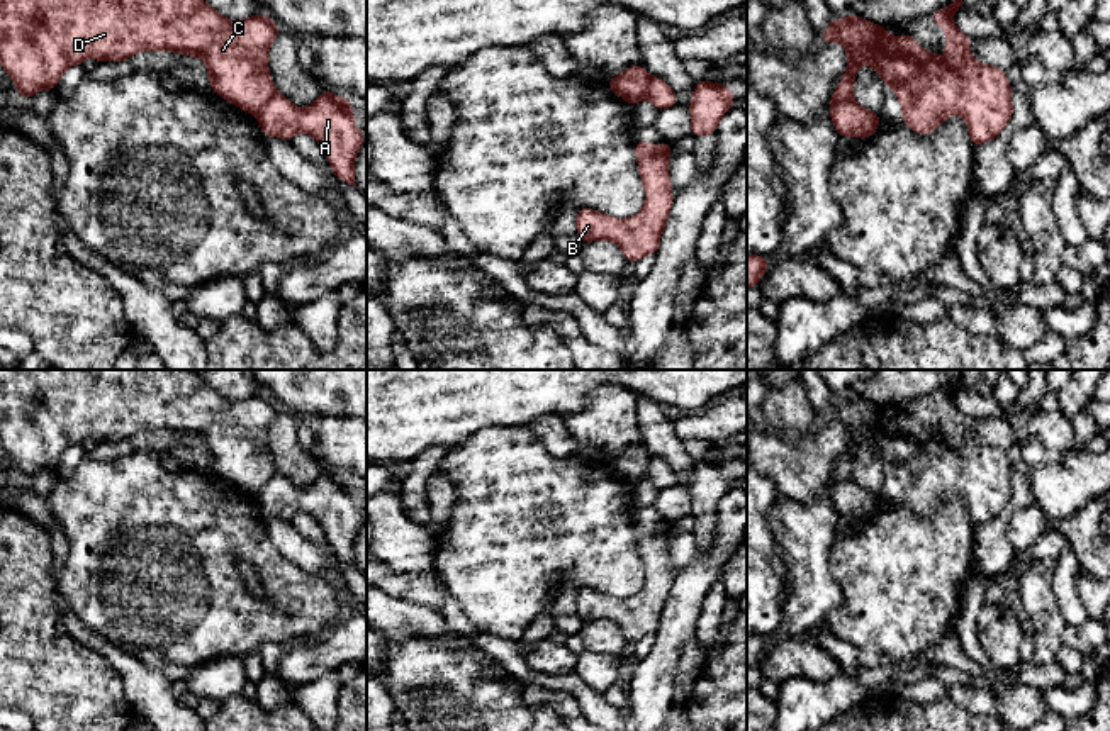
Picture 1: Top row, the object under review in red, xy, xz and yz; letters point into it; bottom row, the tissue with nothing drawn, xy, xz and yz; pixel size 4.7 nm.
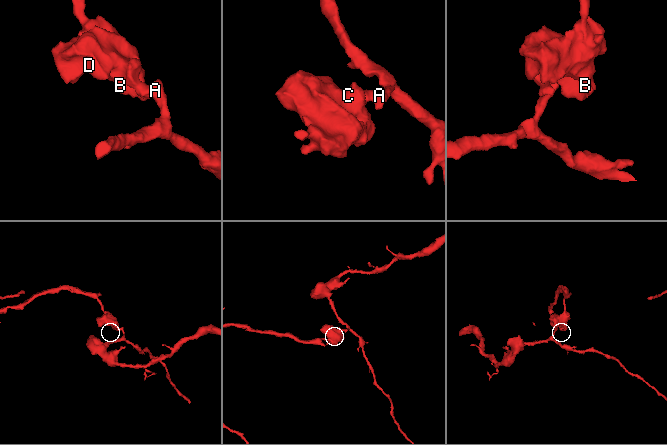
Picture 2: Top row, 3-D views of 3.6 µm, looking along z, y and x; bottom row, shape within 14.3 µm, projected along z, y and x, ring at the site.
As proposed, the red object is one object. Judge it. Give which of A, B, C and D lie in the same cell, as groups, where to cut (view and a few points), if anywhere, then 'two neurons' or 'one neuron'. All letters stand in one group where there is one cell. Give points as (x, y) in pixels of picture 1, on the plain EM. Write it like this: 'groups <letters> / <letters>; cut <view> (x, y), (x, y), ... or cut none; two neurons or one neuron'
groups A / B C D; cut xy (277, 472), (255, 494); two neurons

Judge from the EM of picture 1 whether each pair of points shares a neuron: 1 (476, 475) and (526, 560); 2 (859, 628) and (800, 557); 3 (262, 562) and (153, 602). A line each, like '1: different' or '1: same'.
1: same
2: different
3: same

